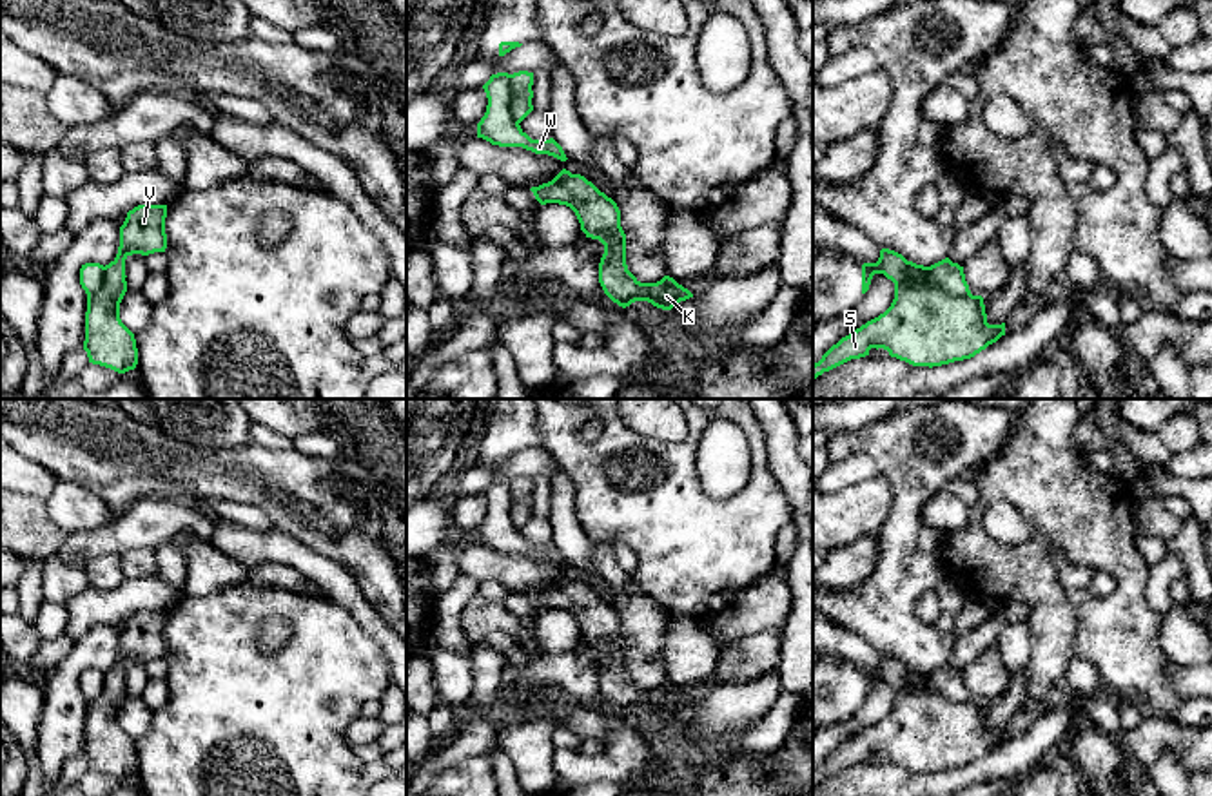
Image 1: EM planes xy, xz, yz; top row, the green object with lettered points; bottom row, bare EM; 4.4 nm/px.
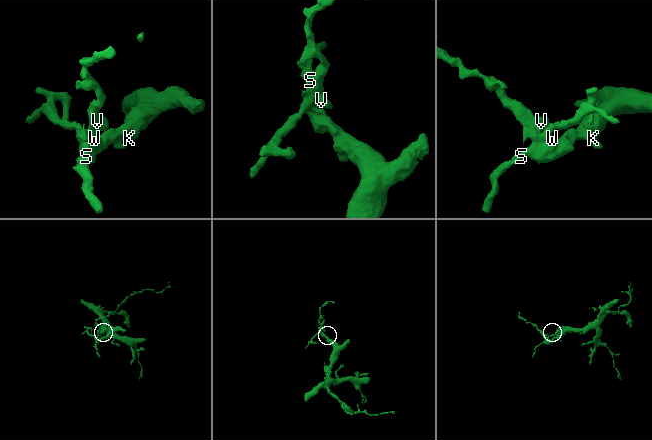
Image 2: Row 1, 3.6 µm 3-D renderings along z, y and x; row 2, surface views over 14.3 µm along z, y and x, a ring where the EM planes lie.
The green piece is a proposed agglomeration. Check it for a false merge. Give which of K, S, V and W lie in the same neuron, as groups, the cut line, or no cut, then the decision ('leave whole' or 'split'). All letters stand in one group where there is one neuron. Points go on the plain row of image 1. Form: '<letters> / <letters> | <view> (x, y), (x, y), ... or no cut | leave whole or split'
K S V / W | yz (895, 689), (929, 688), (953, 702), (971, 700) | split

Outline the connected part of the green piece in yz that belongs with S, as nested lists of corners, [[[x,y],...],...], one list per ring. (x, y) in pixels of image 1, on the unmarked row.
[[[929,687],[918,691],[894,691],[891,713],[878,723],[867,727],[853,740],[833,751],[818,769],[813,771],[813,787],[851,765],[869,762],[871,754],[884,754],[891,763],[913,772],[942,772],[971,765],[989,751],[1005,742],[1005,729],[989,731],[982,702],[953,704]]]

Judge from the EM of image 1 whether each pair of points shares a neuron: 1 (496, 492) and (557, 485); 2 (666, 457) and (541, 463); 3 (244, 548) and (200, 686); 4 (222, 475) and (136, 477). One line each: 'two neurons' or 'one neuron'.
1: one neuron
2: two neurons
3: two neurons
4: one neuron

